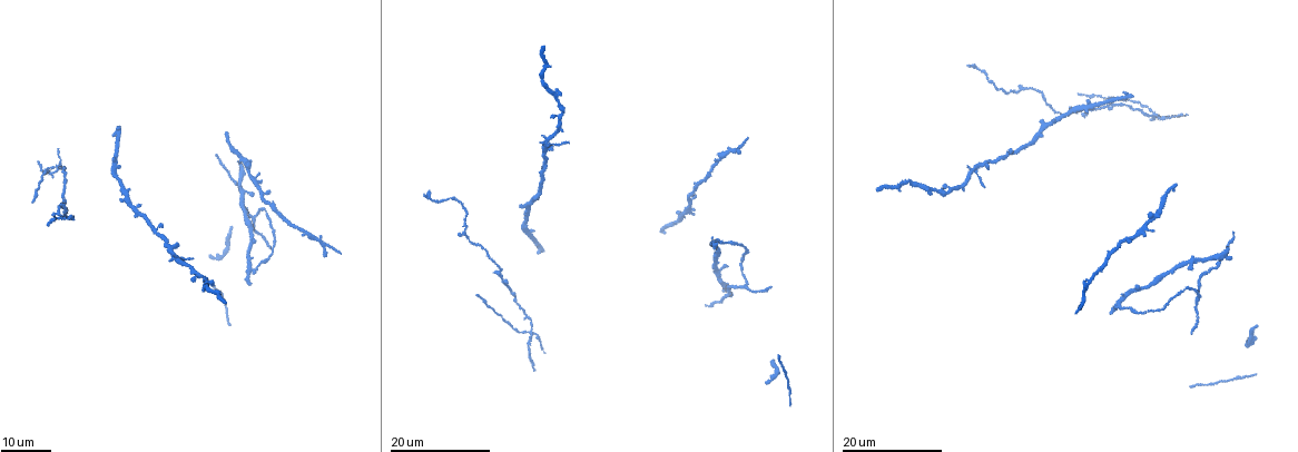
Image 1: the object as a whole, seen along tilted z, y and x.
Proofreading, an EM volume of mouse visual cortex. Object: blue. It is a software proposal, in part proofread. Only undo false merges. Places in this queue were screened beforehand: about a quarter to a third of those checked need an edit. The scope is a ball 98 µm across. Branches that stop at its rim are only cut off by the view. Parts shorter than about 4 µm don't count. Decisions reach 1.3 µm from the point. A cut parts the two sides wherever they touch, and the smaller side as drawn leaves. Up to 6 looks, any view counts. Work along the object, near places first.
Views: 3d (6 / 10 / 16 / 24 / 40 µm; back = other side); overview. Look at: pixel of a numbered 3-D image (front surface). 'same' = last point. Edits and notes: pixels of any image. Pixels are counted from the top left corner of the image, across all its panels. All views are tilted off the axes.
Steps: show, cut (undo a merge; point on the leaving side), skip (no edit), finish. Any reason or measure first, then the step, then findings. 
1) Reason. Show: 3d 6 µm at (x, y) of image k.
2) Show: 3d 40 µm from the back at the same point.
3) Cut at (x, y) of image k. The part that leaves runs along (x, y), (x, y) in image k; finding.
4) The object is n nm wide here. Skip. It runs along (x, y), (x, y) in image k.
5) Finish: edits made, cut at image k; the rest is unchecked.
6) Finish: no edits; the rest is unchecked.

Calibre changes. Show: 3d 24 µm at (982, 165) of image 1.

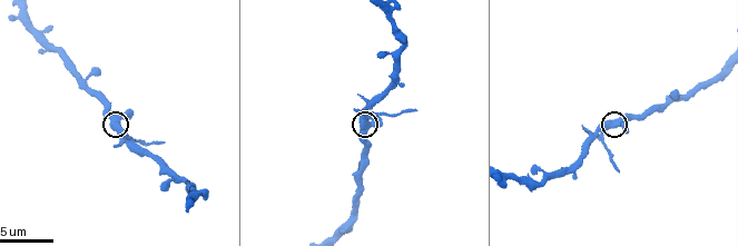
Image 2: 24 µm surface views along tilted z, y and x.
Show: 3d 6 µm at (608, 125) of image 2.

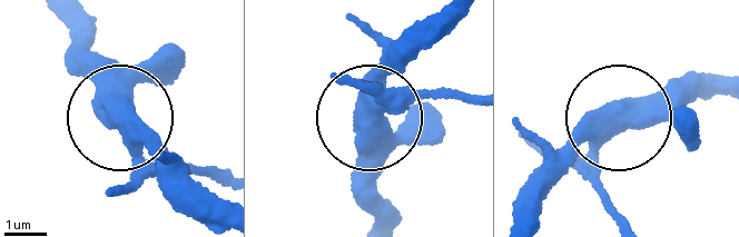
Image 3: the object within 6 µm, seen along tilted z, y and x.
Show: 3d 6 µm from the back at (122, 106) of image 3.

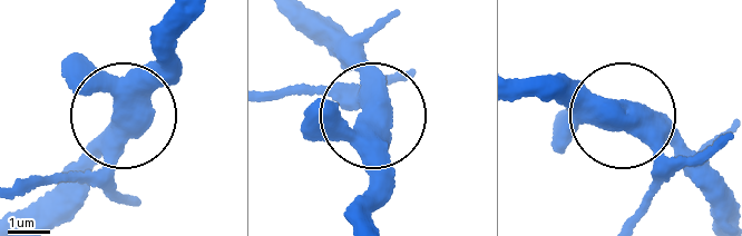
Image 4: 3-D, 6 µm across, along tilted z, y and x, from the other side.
Cut at (127, 195) of image 4. The part that leaves runs along (105, 165), (25, 183) in image 4; a second neuron is stuck on.

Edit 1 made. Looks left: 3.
Show: overview.

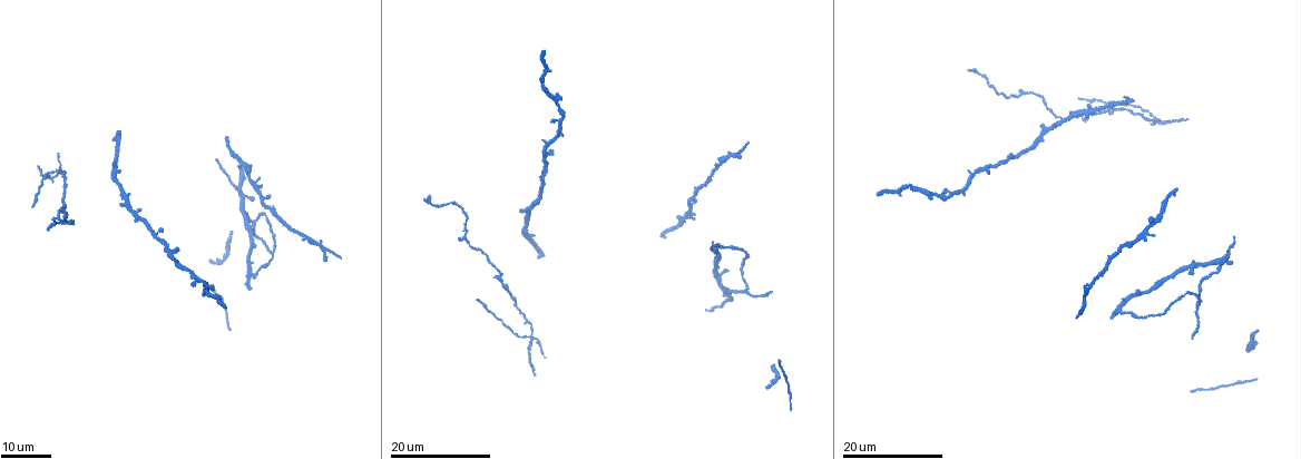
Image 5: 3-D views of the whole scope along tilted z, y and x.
Show: 3d 24 µm at (531, 335) of image 5.

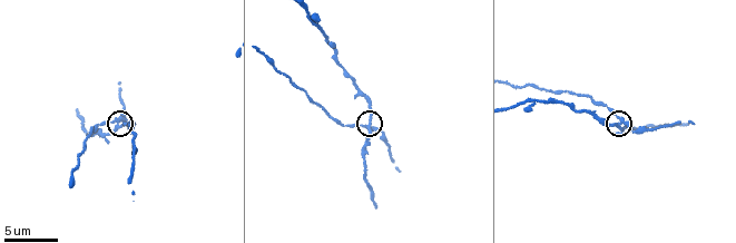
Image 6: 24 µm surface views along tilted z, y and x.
Closer look. Show: 3d 10 µm at (116, 119) of image 6.

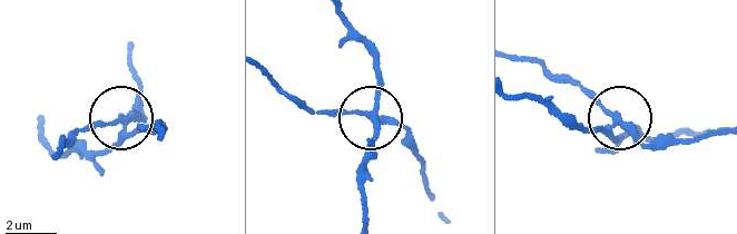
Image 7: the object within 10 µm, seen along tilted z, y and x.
The side arm is 18 µm long. Cut at (150, 134) of image 7. The part that leaves runs along (374, 111), (372, 49), (342, 16) in image 7; a second neuron is stuck on.

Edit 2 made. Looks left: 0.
Finish: edits made, cut at image 4, cut at image 7; the rest is unchecked.

